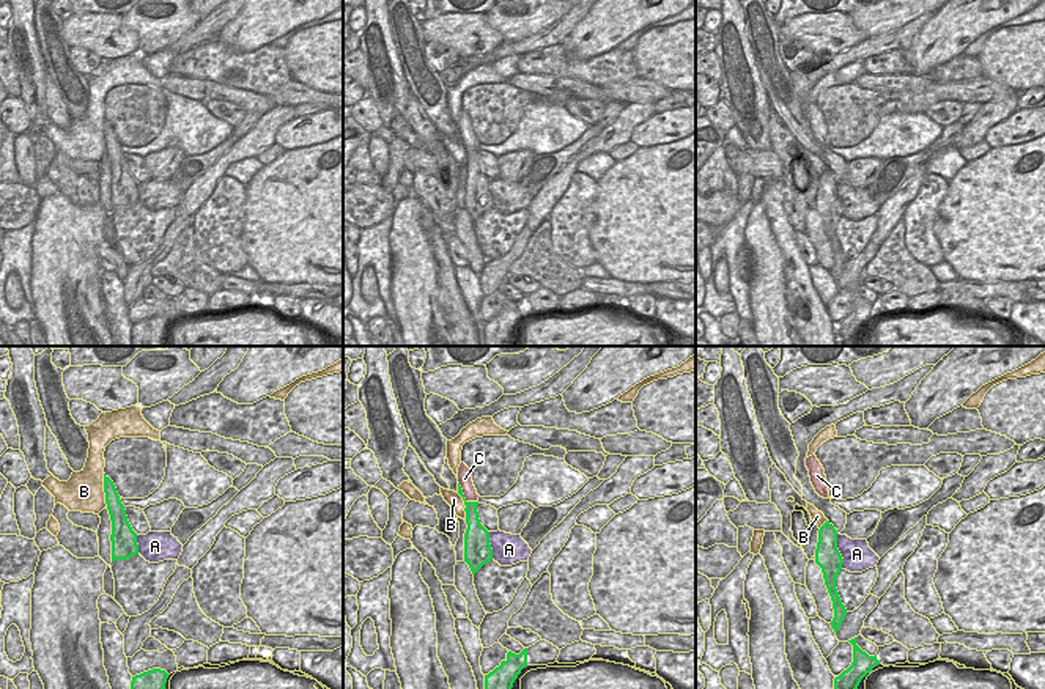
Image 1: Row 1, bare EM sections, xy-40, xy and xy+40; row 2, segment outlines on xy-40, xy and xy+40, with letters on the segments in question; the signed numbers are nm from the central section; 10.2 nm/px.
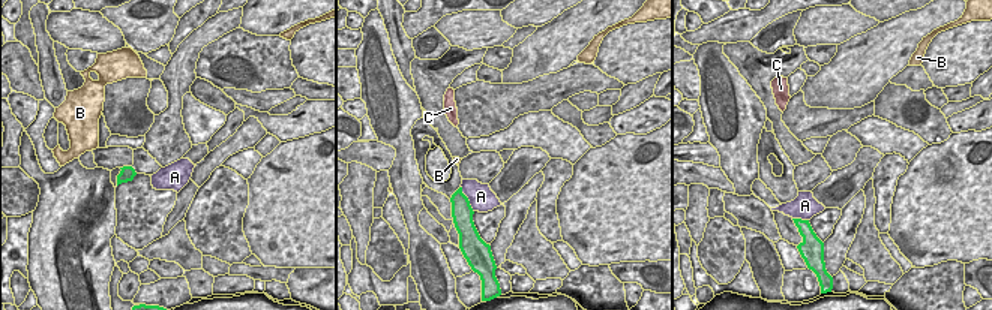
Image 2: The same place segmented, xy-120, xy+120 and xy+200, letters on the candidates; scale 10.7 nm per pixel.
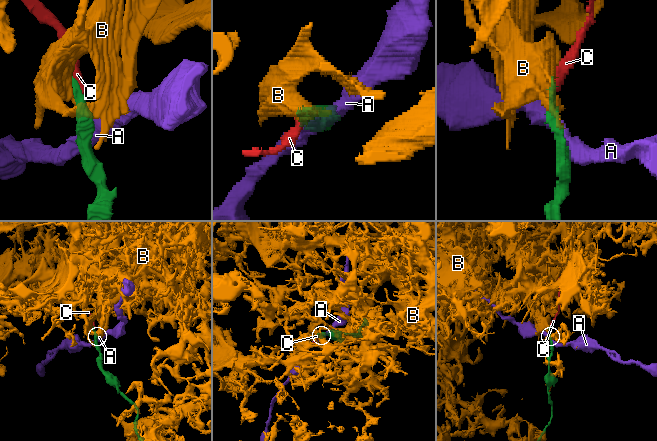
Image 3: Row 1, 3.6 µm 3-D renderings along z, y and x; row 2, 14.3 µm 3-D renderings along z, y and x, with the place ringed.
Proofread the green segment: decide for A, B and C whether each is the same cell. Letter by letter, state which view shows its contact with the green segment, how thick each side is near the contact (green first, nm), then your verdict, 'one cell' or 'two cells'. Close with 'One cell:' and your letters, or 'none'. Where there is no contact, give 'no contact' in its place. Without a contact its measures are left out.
A: contact in xy+40; calibres 260 and 300 nm; two cells
B: contact in xy-40; calibres 170 and 400 nm; two cells
C: contact in xy; calibres 130 and 160 nm; one cell
One cell: C

